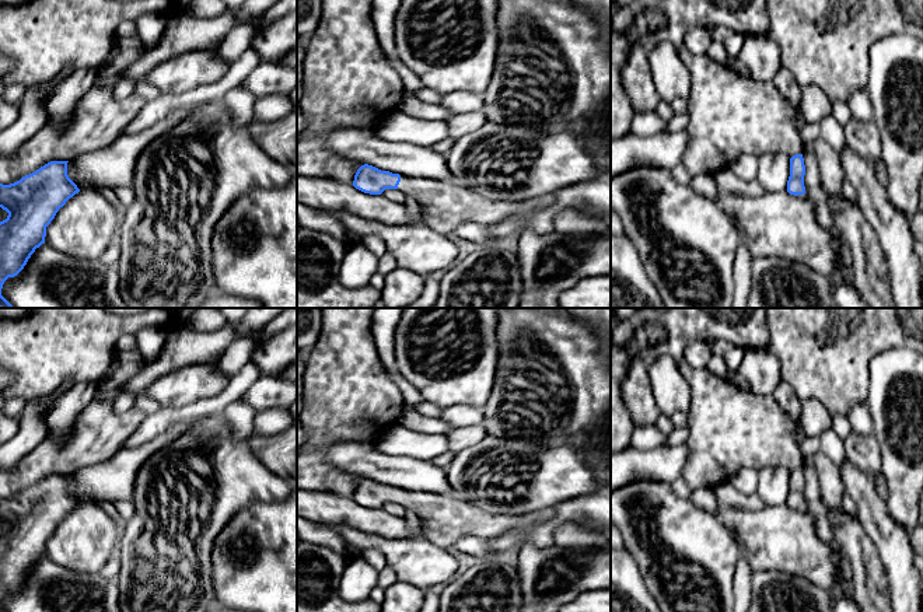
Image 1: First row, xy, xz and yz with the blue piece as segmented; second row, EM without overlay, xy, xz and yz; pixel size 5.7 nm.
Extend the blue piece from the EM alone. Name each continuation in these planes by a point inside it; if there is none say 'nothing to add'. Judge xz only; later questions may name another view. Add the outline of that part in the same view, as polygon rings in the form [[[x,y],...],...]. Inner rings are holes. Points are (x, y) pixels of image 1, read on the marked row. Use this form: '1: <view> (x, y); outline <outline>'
1: xz (448, 205); outline [[[401,176],[398,190],[412,196],[427,211],[422,220],[423,224],[431,225],[444,235],[468,221],[489,227],[511,216],[553,203],[553,195],[524,202],[513,202],[506,197],[492,200],[476,189],[413,176]]]

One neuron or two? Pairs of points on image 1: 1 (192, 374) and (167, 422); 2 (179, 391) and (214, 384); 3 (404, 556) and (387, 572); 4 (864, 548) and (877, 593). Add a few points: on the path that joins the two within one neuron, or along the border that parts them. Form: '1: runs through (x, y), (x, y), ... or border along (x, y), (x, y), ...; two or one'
1: border along (207, 398), (199, 398), (181, 406), (161, 408); two
2: runs through (188, 384), (206, 384); one
3: border along (388, 563), (397, 579); two
4: runs through (864, 559), (869, 581); one

